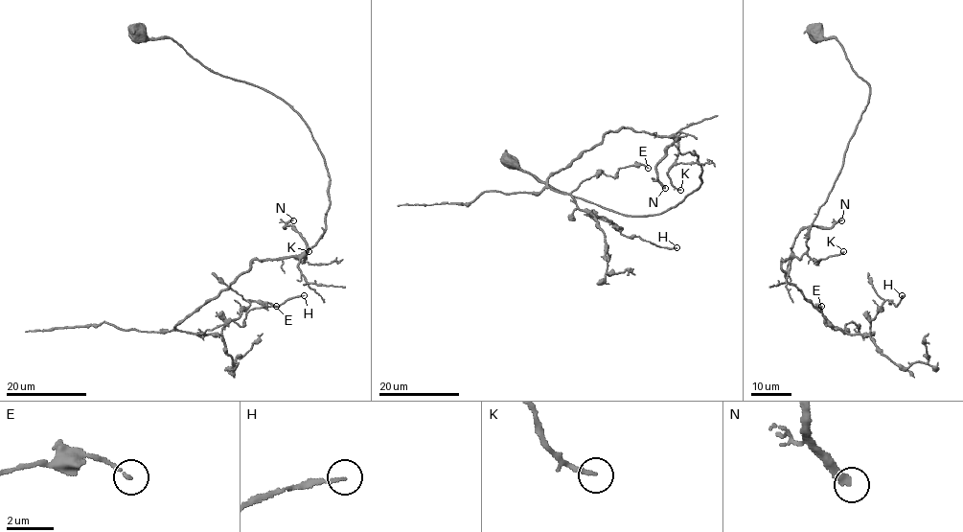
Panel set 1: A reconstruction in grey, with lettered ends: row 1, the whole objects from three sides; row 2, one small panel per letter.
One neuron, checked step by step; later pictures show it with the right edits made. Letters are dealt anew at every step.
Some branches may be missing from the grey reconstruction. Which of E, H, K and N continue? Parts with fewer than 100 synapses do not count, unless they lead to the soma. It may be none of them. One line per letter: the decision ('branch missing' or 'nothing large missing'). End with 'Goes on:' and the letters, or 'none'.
E: nothing large missing
H: nothing large missing
K: nothing large missing
N: nothing large missing
Goes on: none

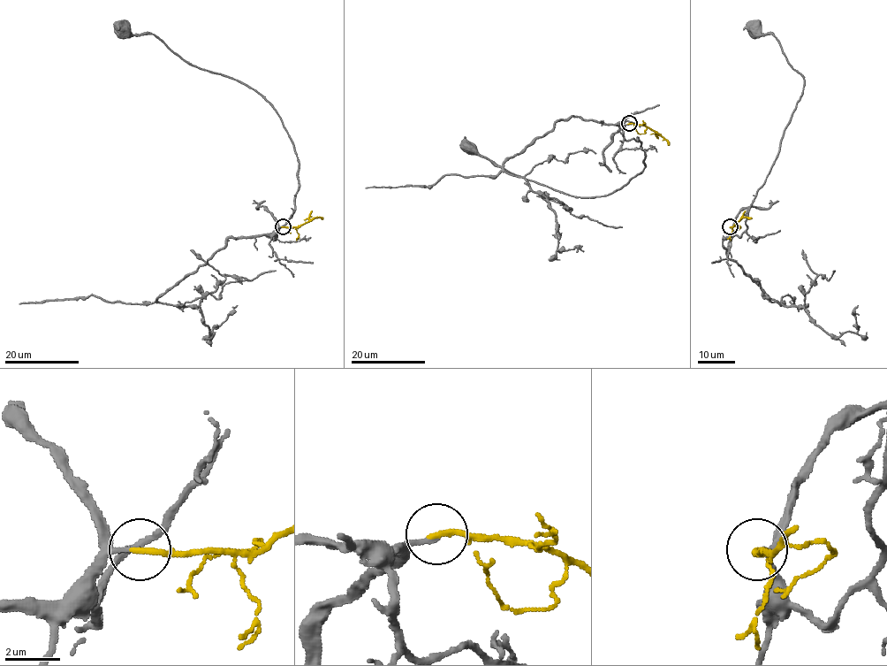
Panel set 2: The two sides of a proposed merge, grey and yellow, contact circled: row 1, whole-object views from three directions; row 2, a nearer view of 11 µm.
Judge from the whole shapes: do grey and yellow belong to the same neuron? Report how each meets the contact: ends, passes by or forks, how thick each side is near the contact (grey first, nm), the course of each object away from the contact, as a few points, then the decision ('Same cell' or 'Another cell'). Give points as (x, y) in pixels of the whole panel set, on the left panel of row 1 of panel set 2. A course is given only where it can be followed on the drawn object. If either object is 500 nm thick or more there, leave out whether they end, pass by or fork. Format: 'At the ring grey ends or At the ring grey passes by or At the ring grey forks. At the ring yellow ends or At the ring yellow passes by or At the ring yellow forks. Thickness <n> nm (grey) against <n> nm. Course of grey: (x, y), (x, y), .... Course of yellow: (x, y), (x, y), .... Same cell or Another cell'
At the ring grey ends. At the ring yellow ends. Thickness 160 nm (grey) against 240 nm. Course of grey: (283, 226), (295, 209), (299, 159), (278, 113), (259, 94), (183, 61), (154, 34), (121, 27). Course of yellow: (283, 226), (299, 227), (314, 218), (322, 218). Same cell

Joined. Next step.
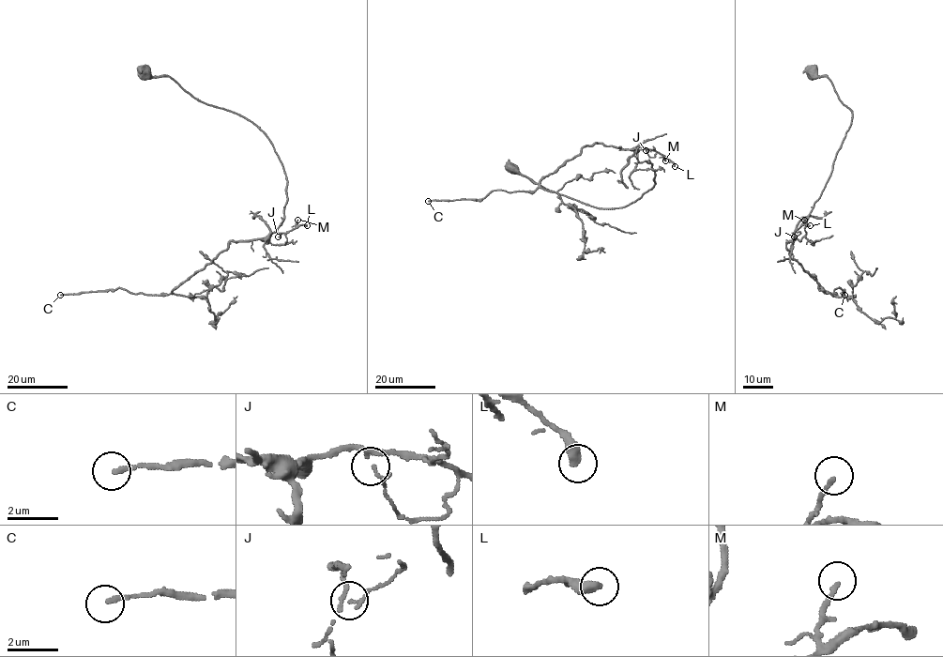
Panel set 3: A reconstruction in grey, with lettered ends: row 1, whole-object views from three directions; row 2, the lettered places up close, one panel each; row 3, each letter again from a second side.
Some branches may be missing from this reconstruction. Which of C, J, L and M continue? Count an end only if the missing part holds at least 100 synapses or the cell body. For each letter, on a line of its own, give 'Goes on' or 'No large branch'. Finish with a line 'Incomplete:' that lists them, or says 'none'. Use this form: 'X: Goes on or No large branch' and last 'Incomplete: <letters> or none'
C: Goes on
J: No large branch
L: No large branch
M: No large branch
Incomplete: C

